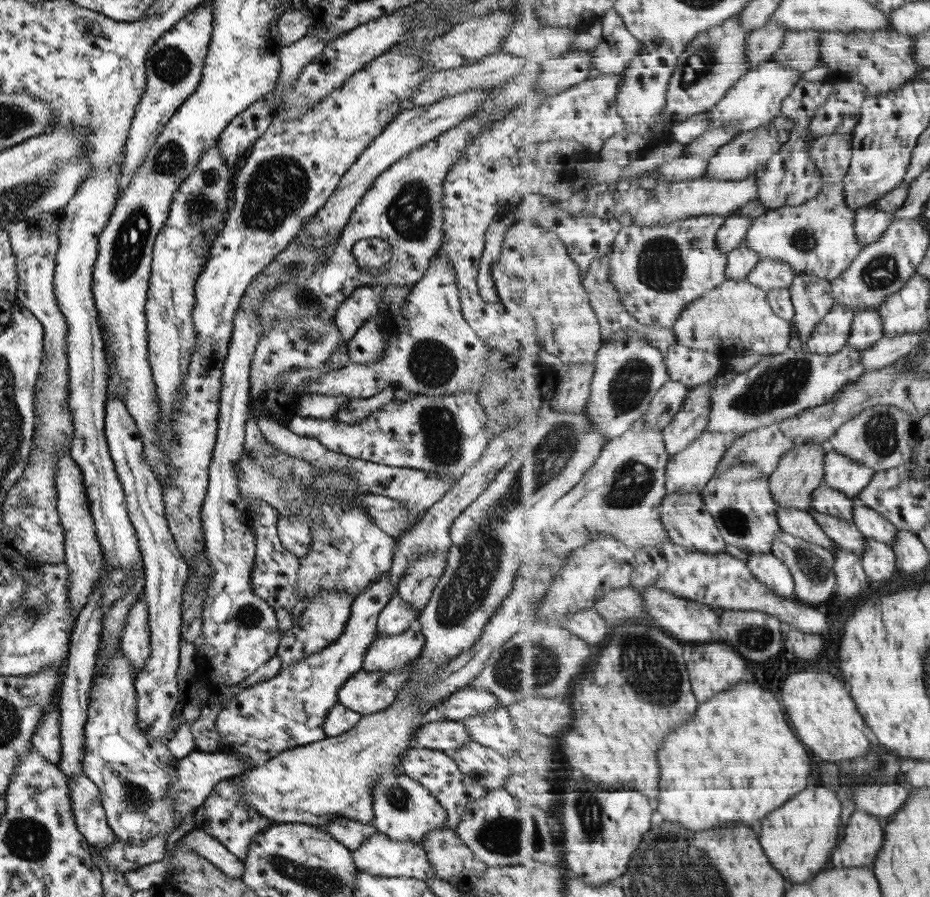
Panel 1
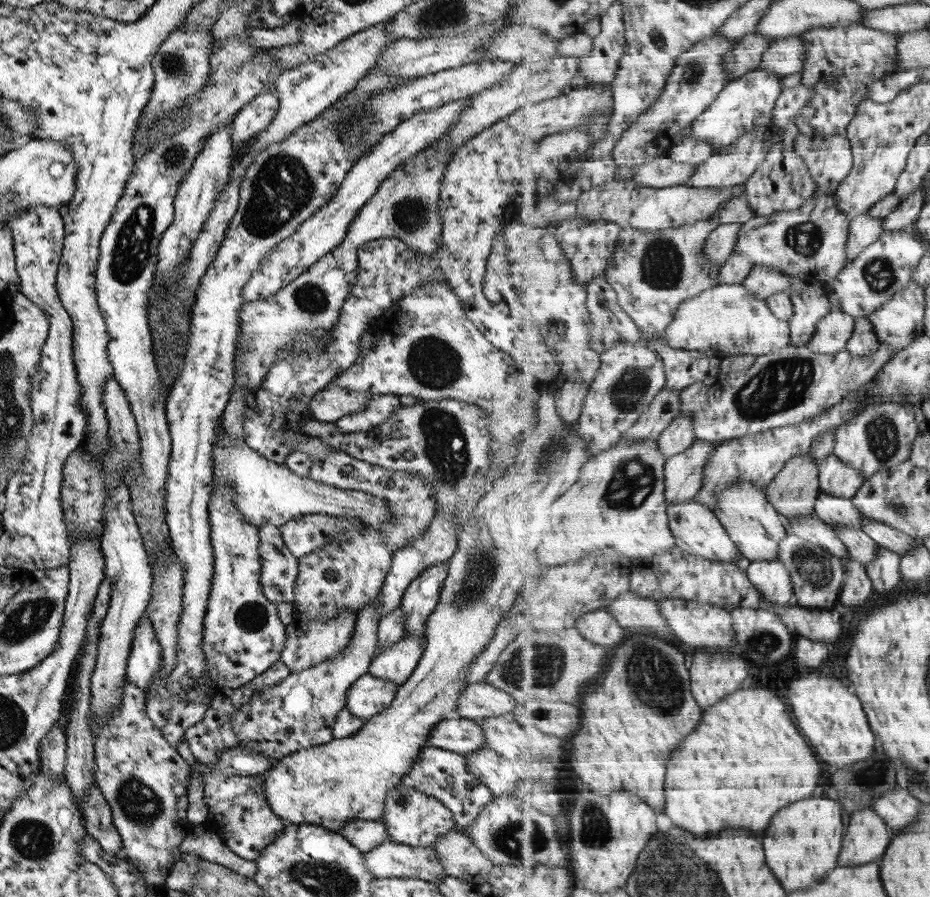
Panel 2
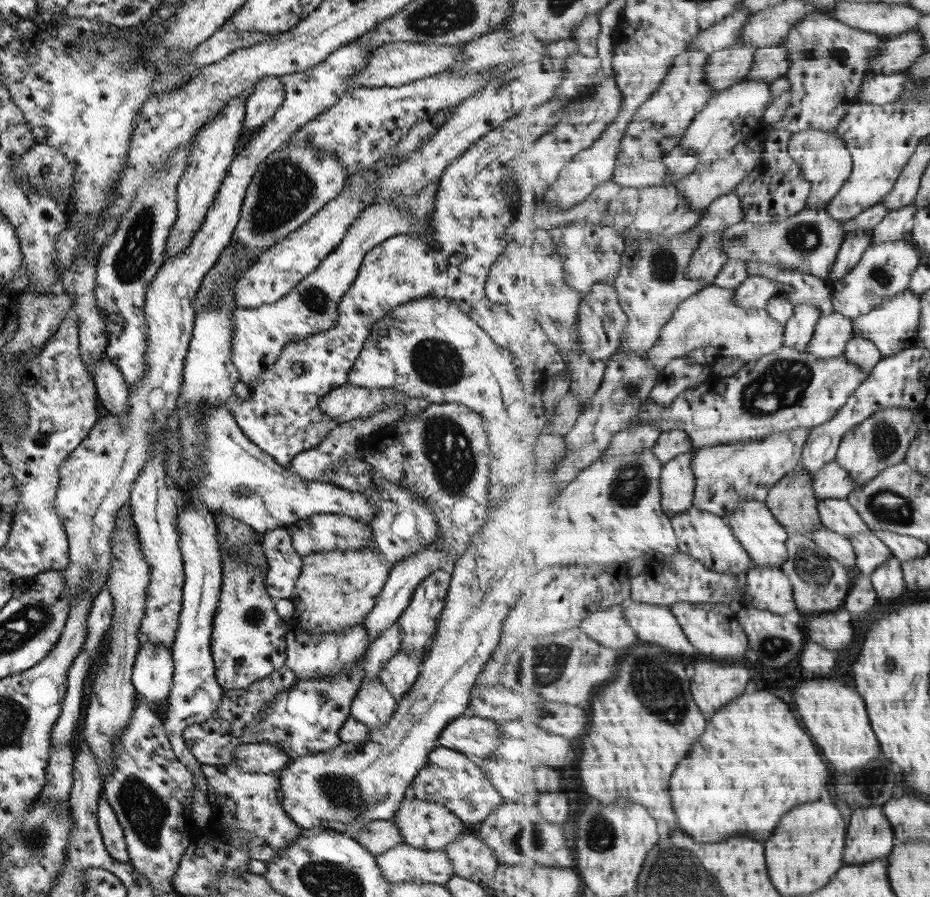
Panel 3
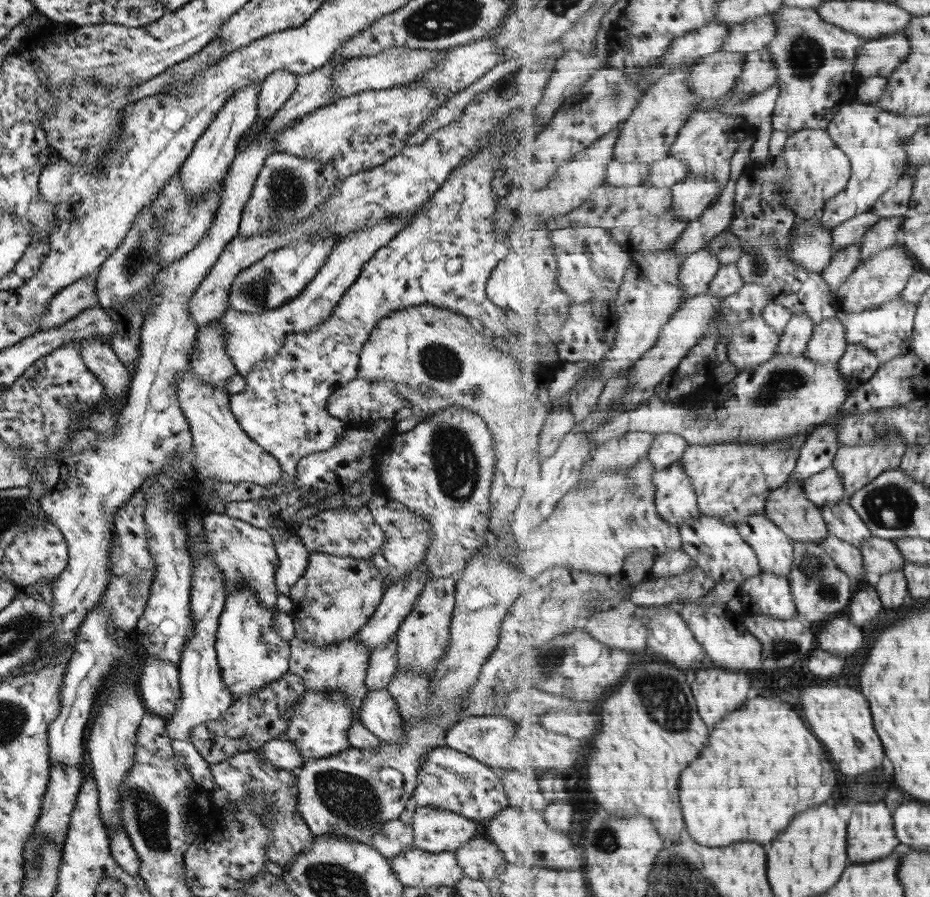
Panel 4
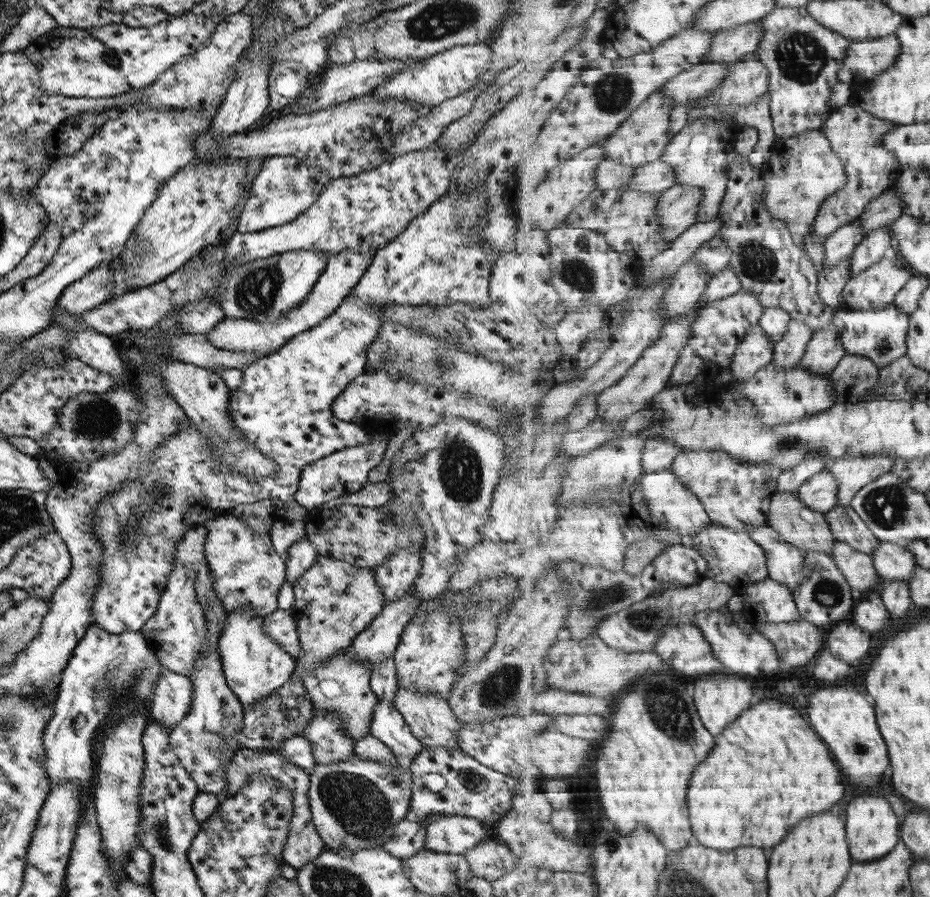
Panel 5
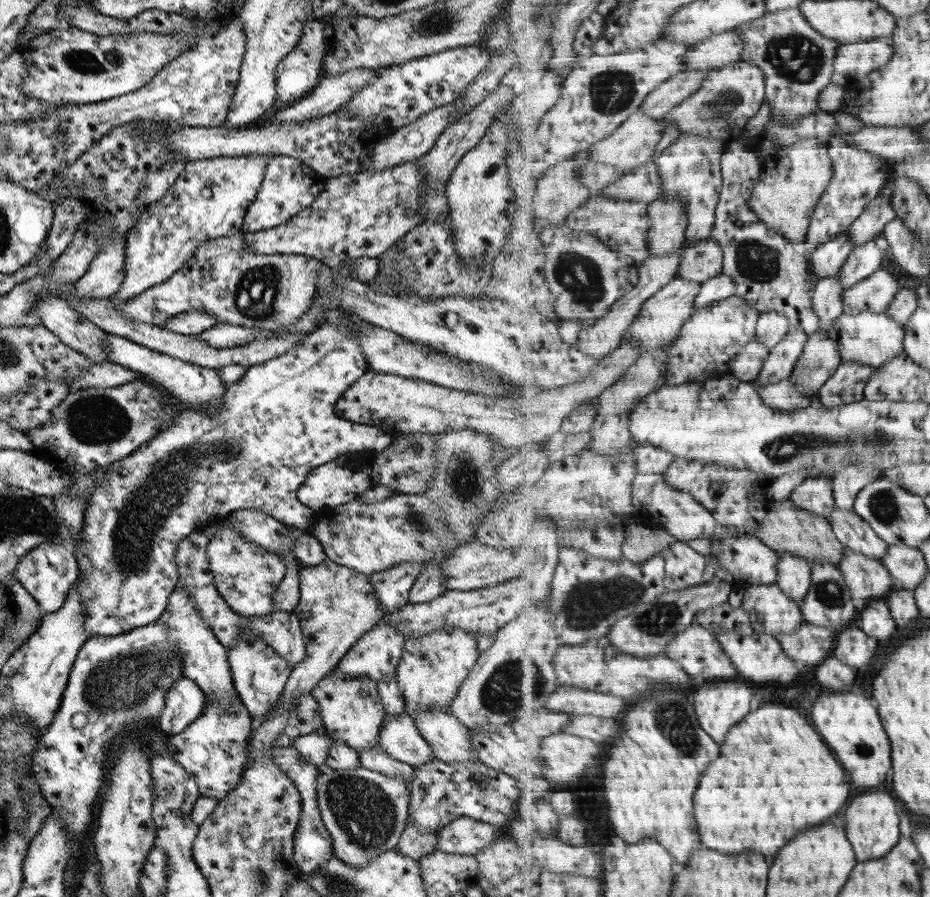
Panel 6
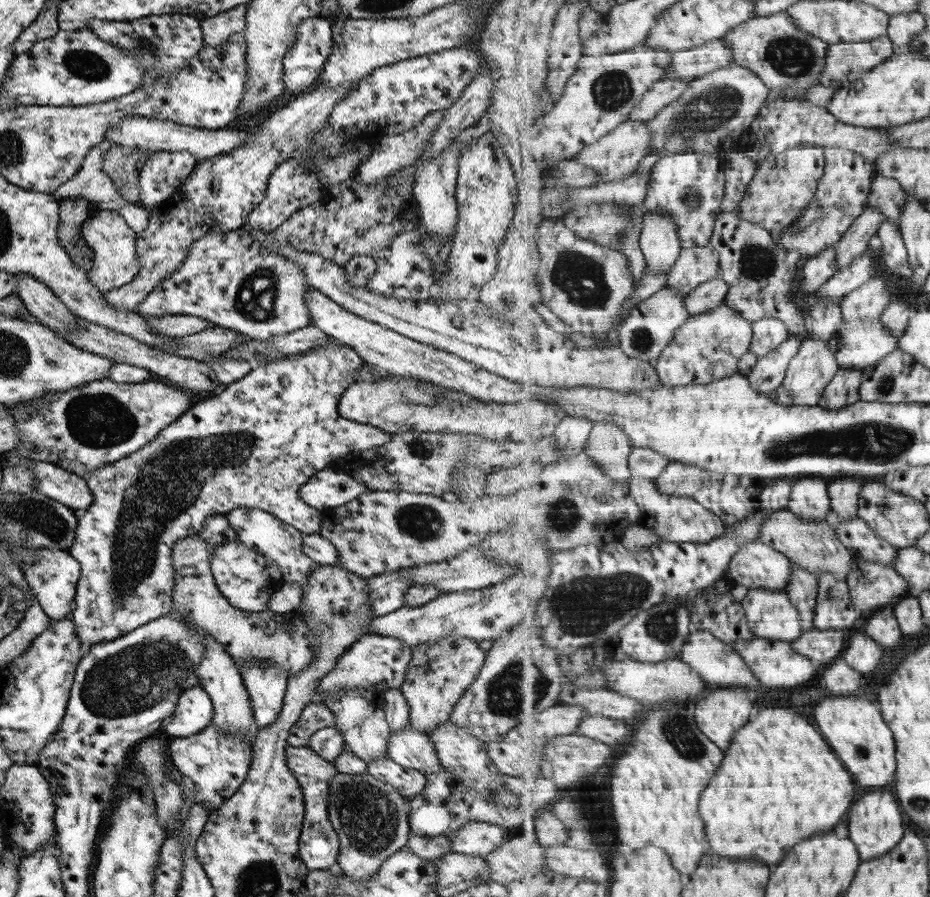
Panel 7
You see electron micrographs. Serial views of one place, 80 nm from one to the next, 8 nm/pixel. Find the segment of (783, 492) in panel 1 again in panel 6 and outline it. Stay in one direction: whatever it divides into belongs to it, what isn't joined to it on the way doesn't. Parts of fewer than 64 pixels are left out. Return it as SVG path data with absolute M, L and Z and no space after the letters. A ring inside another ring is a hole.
M791 499L772 506L764 524L756 530L754 535L775 551L802 556L803 560L810 565L829 562L840 569L843 560L846 559L846 546L836 536L831 519L824 514L795 508Z

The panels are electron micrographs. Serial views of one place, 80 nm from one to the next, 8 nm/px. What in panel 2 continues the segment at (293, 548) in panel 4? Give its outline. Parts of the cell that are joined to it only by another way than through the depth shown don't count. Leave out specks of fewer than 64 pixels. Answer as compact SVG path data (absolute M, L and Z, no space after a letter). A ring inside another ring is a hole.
M269 521L259 524L258 556L261 566L259 584L263 596L274 605L293 603L293 587L298 577L298 558L284 546L278 527Z

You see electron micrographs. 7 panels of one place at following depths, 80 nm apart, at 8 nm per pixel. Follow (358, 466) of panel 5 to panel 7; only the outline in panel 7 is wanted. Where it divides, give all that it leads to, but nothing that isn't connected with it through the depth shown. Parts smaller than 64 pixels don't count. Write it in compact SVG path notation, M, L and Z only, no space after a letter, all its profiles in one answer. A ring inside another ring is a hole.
M329 466L302 485L298 491L300 500L320 513L350 502L366 490L351 476L335 472Z

